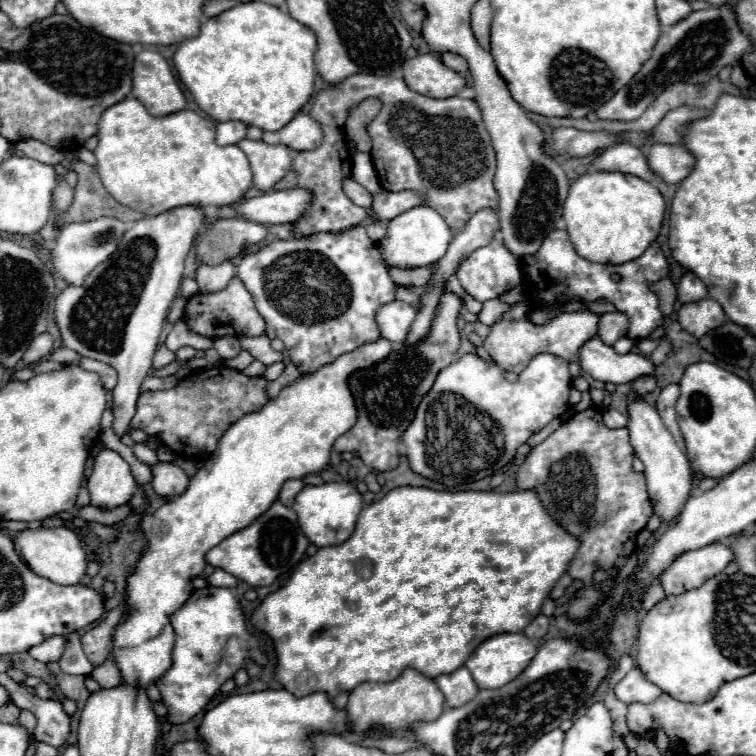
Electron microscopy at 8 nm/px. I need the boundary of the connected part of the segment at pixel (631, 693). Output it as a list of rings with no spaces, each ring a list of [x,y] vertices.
[[[633,668],[621,682],[617,682],[613,692],[625,704],[631,704],[631,702],[653,702],[653,700],[657,700],[661,696],[661,688],[651,684],[641,674],[639,668]]]

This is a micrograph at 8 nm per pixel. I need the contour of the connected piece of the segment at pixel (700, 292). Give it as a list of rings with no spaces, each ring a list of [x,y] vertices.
[[[687,272],[679,282],[677,298],[681,304],[689,304],[693,300],[703,300],[703,298],[707,298],[707,288],[693,272]]]

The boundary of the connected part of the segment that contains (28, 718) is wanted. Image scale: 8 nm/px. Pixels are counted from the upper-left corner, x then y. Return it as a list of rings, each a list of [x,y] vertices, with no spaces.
[[[21,710],[21,716],[19,716],[19,724],[29,732],[29,740],[33,740],[33,728],[37,724],[35,716],[29,712],[29,710]]]

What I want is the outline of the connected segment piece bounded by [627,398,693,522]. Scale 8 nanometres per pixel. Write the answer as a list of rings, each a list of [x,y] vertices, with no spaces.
[[[633,400],[629,402],[629,424],[627,424],[629,432],[631,432],[631,446],[635,448],[635,454],[641,462],[645,462],[645,478],[647,478],[647,492],[649,498],[653,502],[655,514],[663,520],[675,520],[681,514],[681,508],[685,506],[685,502],[691,496],[691,488],[693,488],[693,470],[691,464],[685,456],[685,452],[675,444],[673,436],[667,432],[667,428],[663,426],[657,410],[653,406],[649,406],[647,402]]]

